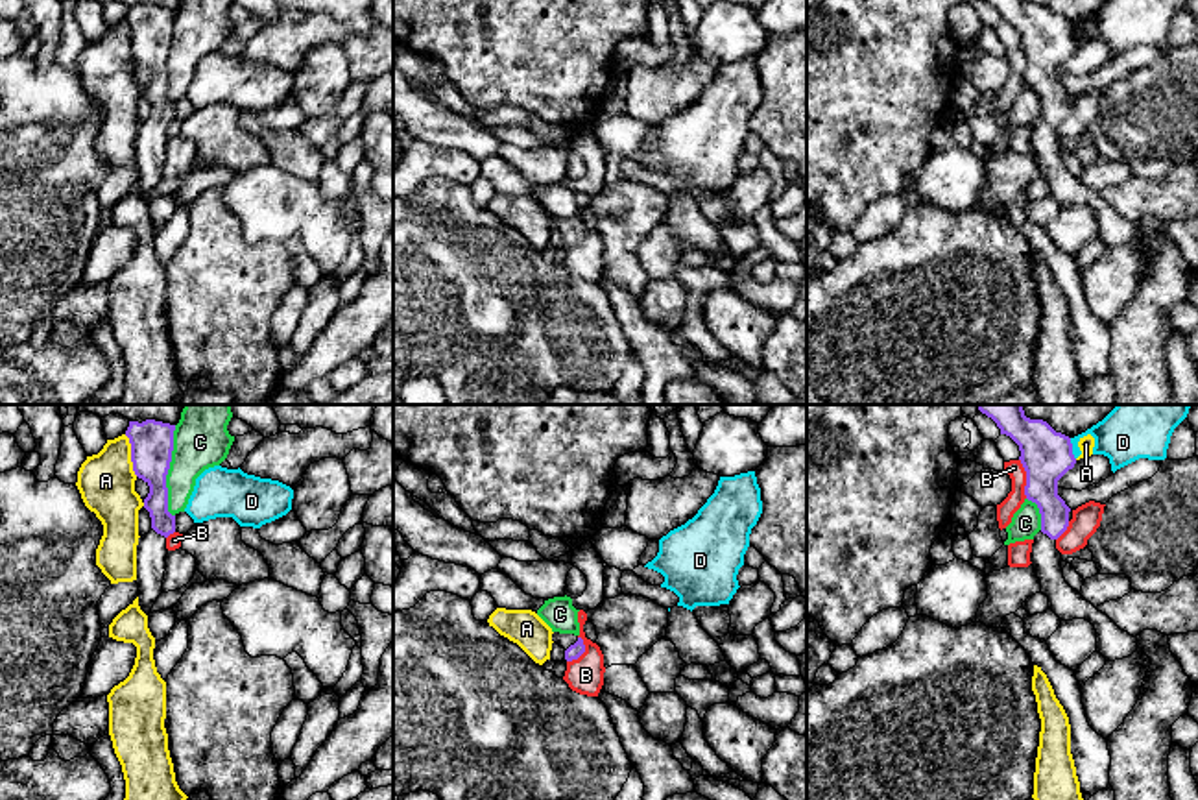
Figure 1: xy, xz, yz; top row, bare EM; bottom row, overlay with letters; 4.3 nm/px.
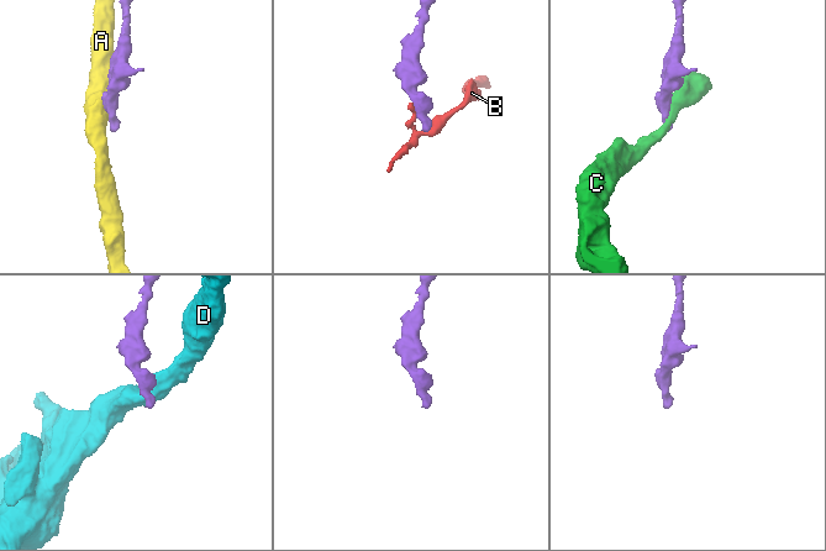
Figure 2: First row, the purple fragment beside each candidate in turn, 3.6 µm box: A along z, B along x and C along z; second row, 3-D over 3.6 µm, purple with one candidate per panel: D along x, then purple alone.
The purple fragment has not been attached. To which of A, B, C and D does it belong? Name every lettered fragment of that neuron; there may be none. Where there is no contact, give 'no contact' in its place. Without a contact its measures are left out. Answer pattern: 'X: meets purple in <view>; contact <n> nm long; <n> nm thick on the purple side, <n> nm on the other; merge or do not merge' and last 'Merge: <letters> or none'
A: meets purple in xy; contact 190 nm long; 190 nm thick on the purple side, 260 nm on the other; do not merge
B: meets purple in yz; contact 180 nm long; 220 nm thick on the purple side, 80 nm on the other; do not merge
C: meets purple in xy; contact 400 nm long; 190 nm thick on the purple side, 240 nm on the other; do not merge
D: meets purple in yz; contact 100 nm long; 220 nm thick on the purple side, 220 nm on the other; do not merge
Merge: none

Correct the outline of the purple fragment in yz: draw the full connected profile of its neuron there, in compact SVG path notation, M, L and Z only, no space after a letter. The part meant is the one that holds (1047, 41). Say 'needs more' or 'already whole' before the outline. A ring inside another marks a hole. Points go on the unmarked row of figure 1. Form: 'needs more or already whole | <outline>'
needs more | M1024 0L986 2L1021 37L1019 46L1026 57L1024 81L1037 91L1041 100L1041 116L1034 122L1030 148L1037 159L1041 179L1048 183L1048 196L1061 207L1089 207L1096 216L1096 238L1106 248L1132 242L1137 236L1137 224L1120 216L1063 164L1061 139L1056 135L1056 126L1069 113L1071 94L1058 81L1058 67L1076 50L1071 24L1056 18L1047 7L1030 6Z

